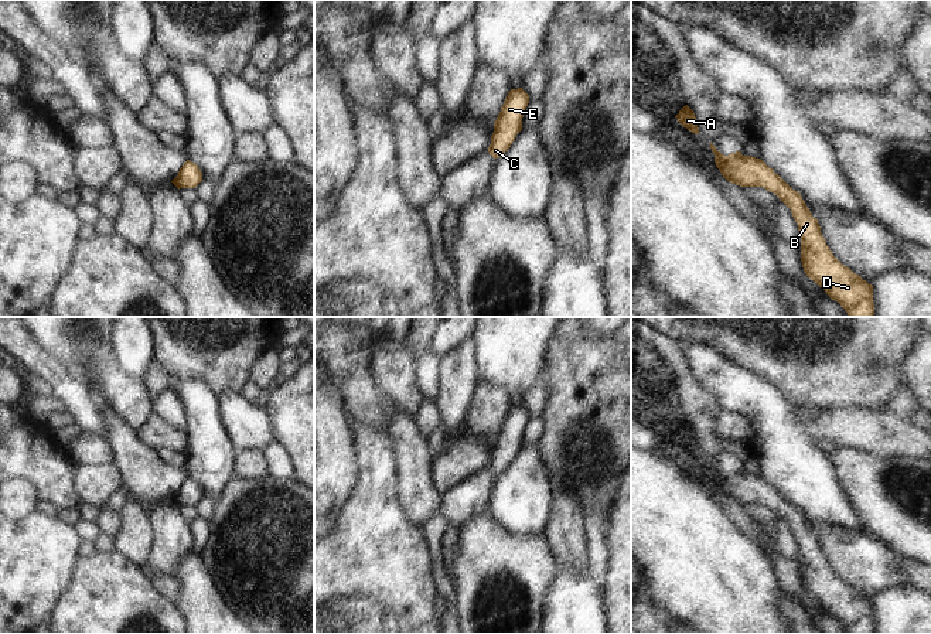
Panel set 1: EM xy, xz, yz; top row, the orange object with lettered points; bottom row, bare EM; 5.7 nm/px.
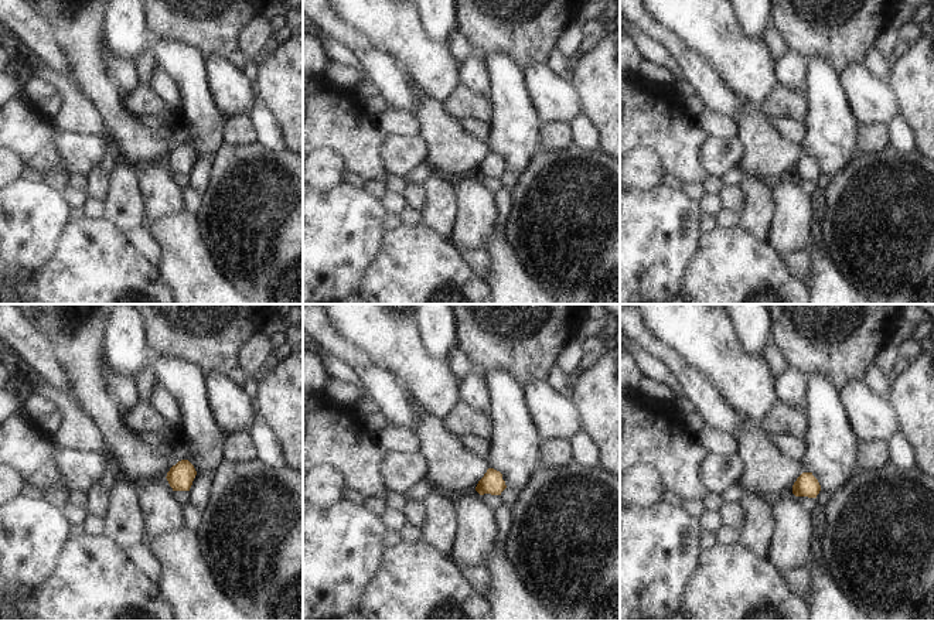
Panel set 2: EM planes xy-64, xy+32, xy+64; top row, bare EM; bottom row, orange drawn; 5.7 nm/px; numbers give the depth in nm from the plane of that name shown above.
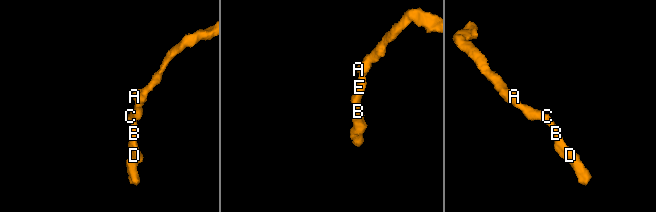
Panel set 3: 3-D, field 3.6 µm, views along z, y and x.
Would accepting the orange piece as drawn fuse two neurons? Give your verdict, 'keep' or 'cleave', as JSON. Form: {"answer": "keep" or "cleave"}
{"answer": "keep"}

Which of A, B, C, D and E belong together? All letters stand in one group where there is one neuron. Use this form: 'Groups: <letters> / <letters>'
Groups: A B C D E

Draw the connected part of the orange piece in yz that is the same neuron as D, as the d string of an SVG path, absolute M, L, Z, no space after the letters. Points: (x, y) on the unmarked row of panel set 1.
M713 460L710 466L716 484L727 498L740 504L763 504L791 526L801 551L801 579L806 593L838 618L849 634L876 634L873 603L833 573L818 536L812 534L801 511L761 476L743 473L740 468L724 473Z

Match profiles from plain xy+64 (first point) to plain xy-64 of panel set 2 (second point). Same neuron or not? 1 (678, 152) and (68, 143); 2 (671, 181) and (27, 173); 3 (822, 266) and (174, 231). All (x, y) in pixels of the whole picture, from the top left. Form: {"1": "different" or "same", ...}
{"1": "different", "2": "same", "3": "same"}

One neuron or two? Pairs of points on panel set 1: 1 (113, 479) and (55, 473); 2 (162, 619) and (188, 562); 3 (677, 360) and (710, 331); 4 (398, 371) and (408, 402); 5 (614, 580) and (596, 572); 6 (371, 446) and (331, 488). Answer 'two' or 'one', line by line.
1: two
2: two
3: two
4: one
5: two
6: two

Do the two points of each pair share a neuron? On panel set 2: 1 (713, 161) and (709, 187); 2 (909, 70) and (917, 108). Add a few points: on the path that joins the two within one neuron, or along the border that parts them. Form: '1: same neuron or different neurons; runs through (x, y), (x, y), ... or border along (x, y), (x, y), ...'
1: different neurons; border along (709, 174), (718, 177)
2: same neuron; runs through (917, 79), (917, 98)

